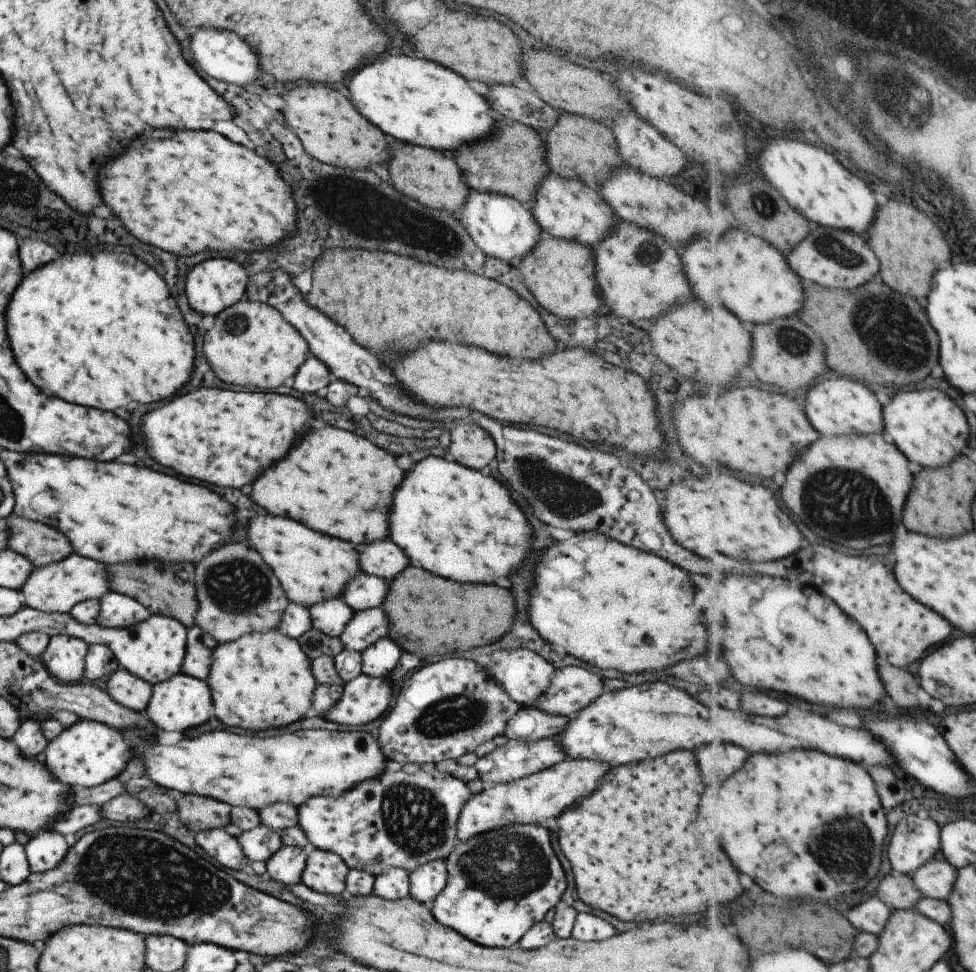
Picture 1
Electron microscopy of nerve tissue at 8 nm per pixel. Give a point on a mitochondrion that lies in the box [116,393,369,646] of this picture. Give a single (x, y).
(237, 586)

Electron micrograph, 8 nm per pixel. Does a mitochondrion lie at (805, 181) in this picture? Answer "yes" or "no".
no

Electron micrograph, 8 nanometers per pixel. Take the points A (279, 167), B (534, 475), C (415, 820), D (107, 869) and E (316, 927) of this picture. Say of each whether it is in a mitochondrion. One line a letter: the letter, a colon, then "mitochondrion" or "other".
A: other
B: mitochondrion
C: mitochondrion
D: mitochondrion
E: other

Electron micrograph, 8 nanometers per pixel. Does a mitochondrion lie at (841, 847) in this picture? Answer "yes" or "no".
yes

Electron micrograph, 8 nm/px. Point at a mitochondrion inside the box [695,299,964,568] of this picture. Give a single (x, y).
(871, 508)

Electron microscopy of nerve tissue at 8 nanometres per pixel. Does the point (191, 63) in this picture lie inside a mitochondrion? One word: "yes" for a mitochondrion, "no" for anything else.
no

